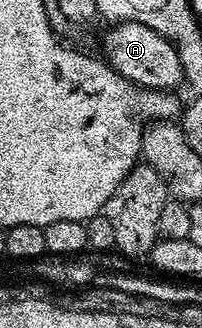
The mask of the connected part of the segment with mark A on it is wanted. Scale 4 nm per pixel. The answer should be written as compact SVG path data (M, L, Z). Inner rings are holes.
M115 21L102 38L102 50L109 66L122 78L127 78L143 90L173 91L182 86L184 75L176 48L160 32L135 21Z

